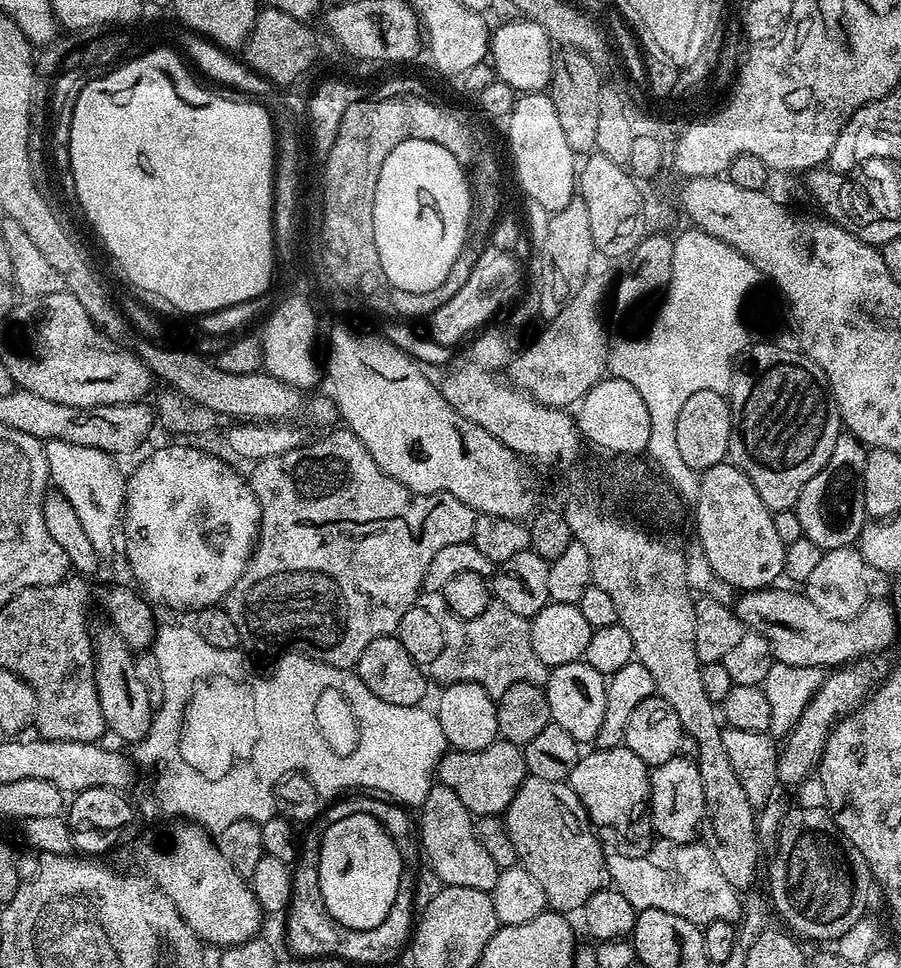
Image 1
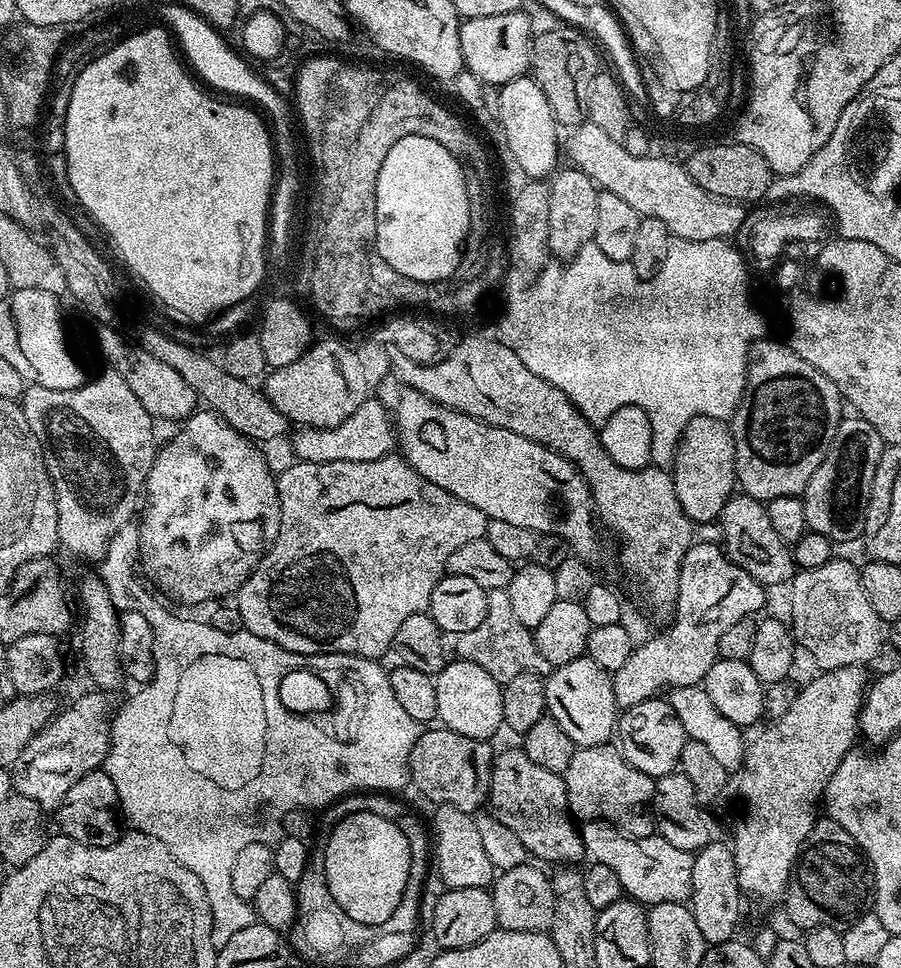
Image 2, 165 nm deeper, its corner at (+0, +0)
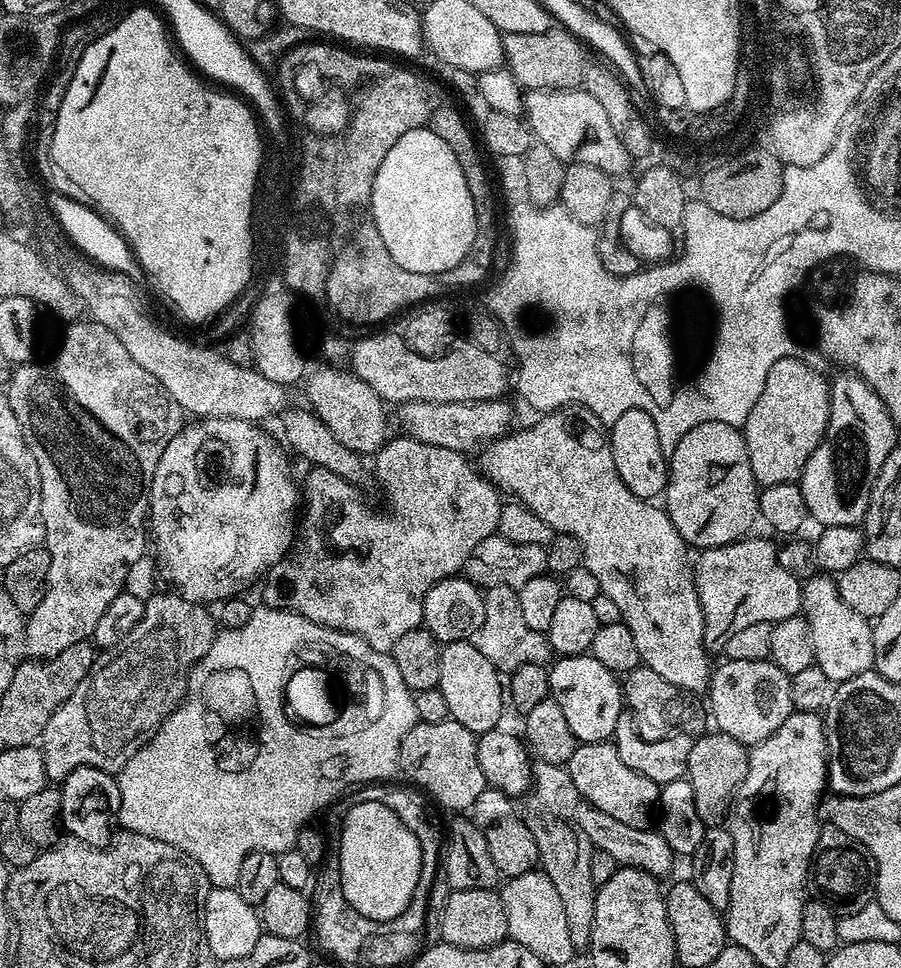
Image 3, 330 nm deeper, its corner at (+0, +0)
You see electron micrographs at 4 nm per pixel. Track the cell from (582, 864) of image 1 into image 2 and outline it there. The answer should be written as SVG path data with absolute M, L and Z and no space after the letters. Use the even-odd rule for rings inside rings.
M523 747L508 748L505 752L497 751L493 755L487 803L492 815L510 826L514 834L518 834L529 857L537 861L545 860L540 861L545 865L572 866L577 863L579 856L585 855L579 827L568 811L568 795L563 775L538 766L538 762L525 754Z

